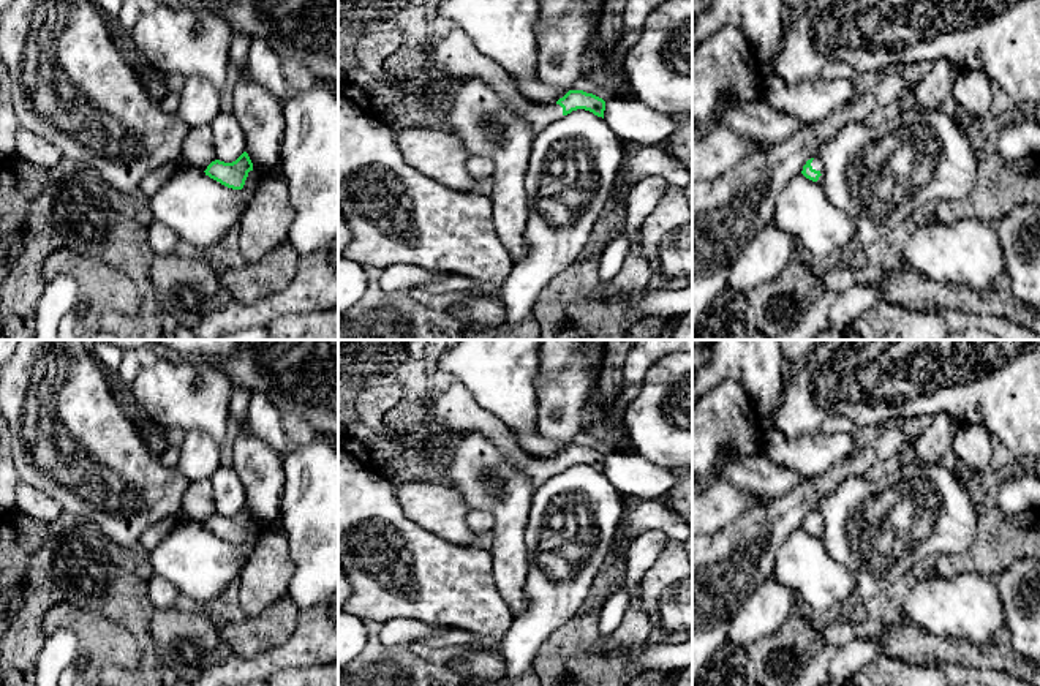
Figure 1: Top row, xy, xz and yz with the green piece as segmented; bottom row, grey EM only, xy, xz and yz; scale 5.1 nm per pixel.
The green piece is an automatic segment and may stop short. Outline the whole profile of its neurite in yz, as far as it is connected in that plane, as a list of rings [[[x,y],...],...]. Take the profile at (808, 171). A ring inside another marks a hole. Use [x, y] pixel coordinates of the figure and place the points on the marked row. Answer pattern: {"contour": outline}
{"contour": [[[819,158],[808,160],[806,164],[803,166],[801,174],[806,179],[820,183],[823,179],[823,168],[822,168],[820,160]]]}

